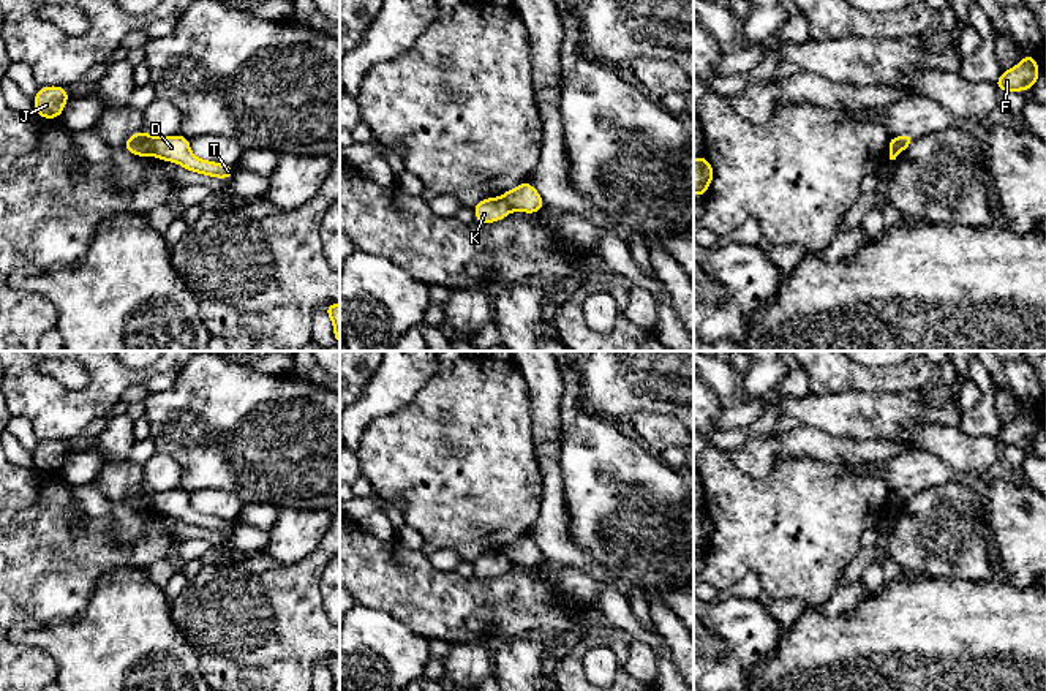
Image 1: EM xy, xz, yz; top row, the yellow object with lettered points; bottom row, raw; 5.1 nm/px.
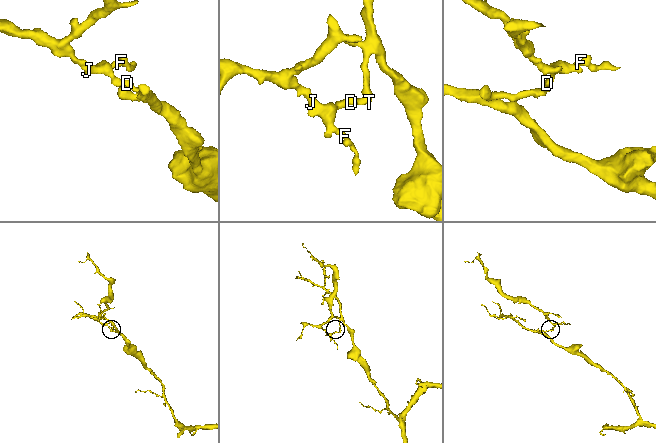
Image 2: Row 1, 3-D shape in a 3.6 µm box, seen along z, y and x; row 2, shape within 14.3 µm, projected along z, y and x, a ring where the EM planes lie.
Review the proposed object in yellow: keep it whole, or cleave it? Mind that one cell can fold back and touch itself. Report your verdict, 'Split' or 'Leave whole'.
Split

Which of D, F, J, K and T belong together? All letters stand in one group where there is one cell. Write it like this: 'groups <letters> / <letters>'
groups D T / F J K

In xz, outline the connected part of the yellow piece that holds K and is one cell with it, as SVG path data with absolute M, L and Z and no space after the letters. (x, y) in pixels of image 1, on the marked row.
M487 198L474 206L476 221L495 223L506 218L512 207L502 198Z

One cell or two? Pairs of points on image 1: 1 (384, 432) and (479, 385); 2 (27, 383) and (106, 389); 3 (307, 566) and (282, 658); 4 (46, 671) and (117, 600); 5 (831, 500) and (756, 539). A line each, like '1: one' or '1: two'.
1: one
2: one
3: one
4: two
5: one

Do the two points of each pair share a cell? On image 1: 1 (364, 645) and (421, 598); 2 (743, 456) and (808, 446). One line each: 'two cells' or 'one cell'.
1: two cells
2: one cell

